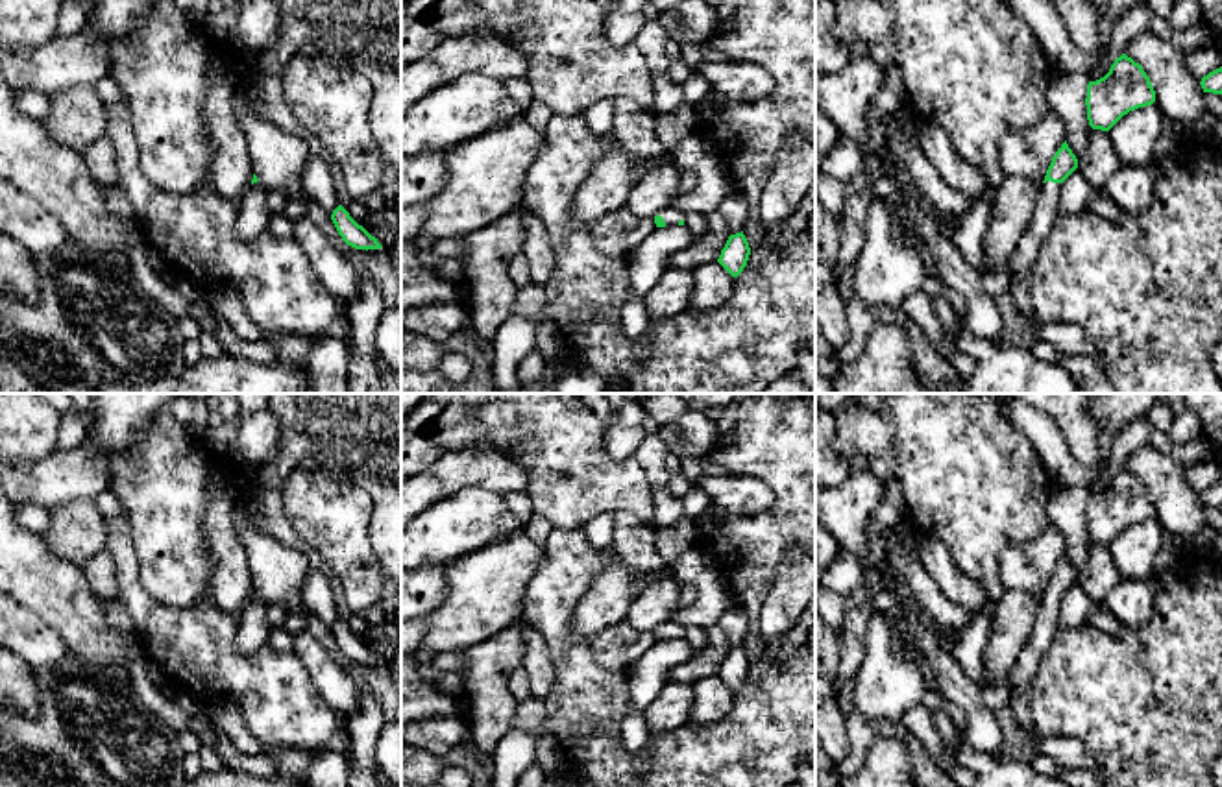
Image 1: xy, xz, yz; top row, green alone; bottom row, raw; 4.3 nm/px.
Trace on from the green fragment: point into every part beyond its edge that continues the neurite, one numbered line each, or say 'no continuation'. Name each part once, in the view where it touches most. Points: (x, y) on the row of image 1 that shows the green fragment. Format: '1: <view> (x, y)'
1: yz (1019, 263)

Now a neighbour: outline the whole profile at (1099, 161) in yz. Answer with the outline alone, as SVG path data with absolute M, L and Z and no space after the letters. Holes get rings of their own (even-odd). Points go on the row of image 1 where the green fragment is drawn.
M1093 129L1087 146L1078 157L1078 170L1094 188L1104 188L1109 177L1122 168L1107 131Z

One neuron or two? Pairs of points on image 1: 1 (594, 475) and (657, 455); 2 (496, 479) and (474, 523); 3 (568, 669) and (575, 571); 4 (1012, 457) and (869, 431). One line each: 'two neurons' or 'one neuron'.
1: two neurons
2: two neurons
3: one neuron
4: one neuron

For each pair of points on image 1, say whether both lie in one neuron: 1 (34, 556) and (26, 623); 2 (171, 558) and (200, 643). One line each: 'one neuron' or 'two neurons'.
1: two neurons
2: two neurons

